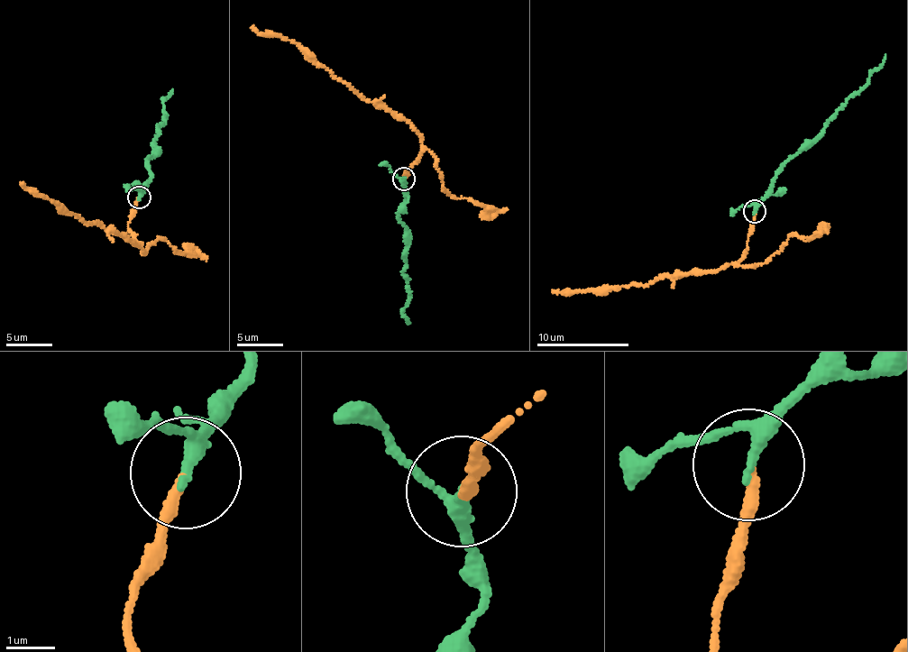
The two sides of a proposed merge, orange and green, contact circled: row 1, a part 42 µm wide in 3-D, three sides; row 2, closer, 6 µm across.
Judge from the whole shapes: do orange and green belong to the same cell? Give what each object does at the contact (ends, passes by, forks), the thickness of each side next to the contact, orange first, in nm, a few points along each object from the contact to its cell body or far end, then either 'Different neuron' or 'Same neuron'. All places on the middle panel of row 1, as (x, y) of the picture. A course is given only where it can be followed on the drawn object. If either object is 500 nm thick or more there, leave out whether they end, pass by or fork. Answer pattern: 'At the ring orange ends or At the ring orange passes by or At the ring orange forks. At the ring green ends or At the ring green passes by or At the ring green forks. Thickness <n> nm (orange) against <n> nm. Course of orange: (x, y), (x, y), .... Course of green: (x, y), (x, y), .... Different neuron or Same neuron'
At the ring orange ends. At the ring green passes by. Thickness 200 nm (orange) against 200 nm. Course of orange: (404, 178), (421, 150), (418, 133), (405, 120), (362, 99), (310, 60), (298, 45), (251, 28). Course of green: (404, 178), (400, 179), (406, 198), (400, 204), (408, 324). Same neuron

